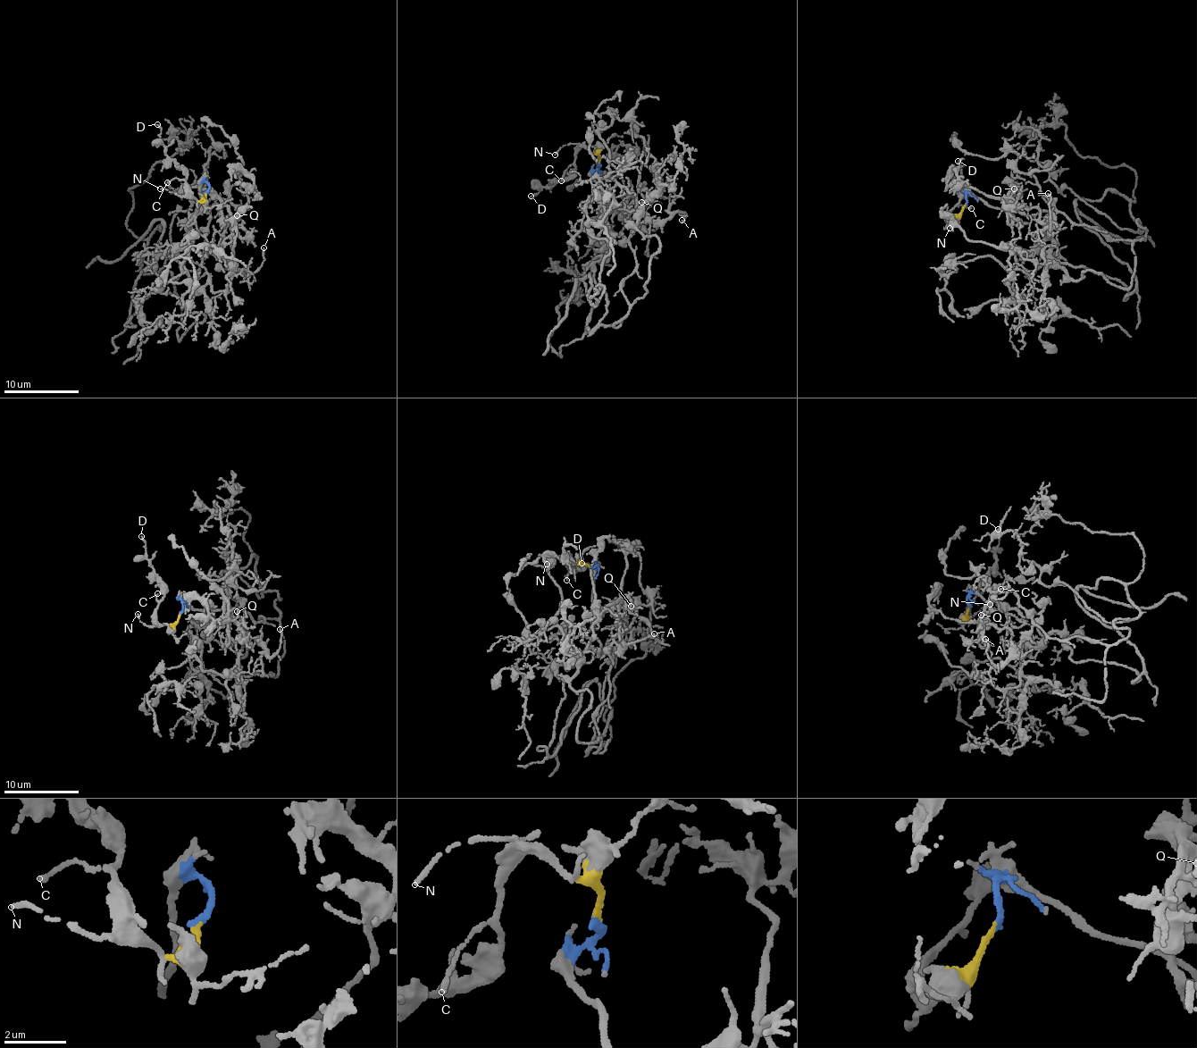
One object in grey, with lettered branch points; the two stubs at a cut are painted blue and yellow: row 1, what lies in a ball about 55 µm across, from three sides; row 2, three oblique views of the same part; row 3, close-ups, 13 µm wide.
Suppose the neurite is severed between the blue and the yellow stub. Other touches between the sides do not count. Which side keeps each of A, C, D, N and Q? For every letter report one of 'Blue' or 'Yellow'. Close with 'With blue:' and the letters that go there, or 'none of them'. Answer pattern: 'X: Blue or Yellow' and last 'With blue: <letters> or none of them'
A: Blue
C: Yellow
D: Yellow
N: Yellow
Q: Blue
With blue: A, Q

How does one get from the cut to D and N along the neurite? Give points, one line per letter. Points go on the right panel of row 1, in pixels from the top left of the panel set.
D: (965, 203), (958, 218), (954, 221), (947, 218), (947, 213), (960, 198), (963, 183), (958, 161)
N: (965, 203), (961, 215), (943, 229), (950, 228)

